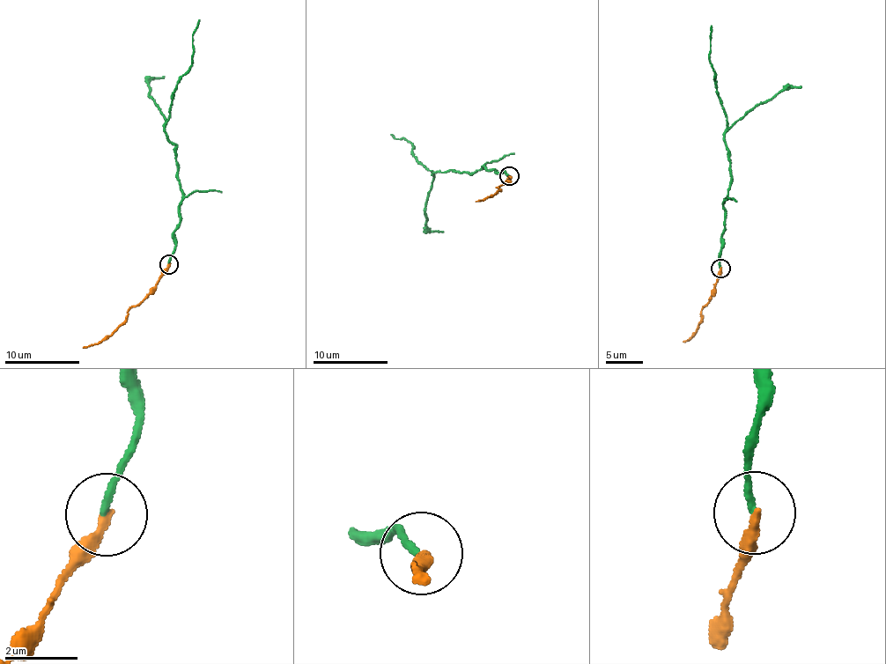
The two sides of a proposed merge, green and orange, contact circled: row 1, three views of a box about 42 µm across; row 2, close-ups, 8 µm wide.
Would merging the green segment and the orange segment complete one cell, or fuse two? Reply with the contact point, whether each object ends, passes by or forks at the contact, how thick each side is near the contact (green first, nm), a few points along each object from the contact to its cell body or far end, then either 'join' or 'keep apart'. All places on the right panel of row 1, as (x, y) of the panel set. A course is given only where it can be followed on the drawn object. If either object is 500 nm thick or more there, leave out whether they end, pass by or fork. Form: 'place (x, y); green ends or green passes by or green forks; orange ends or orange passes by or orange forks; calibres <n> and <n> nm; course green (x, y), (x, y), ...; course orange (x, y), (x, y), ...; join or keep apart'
place (720, 269); green ends; orange ends; calibres 180 and 280 nm; course green (721, 268), (726, 209), (723, 200), (731, 180), (731, 170), (725, 129), (727, 113), (708, 55), (712, 25); course orange (721, 268), (701, 311), (699, 321), (690, 337), (682, 341); keep apart

